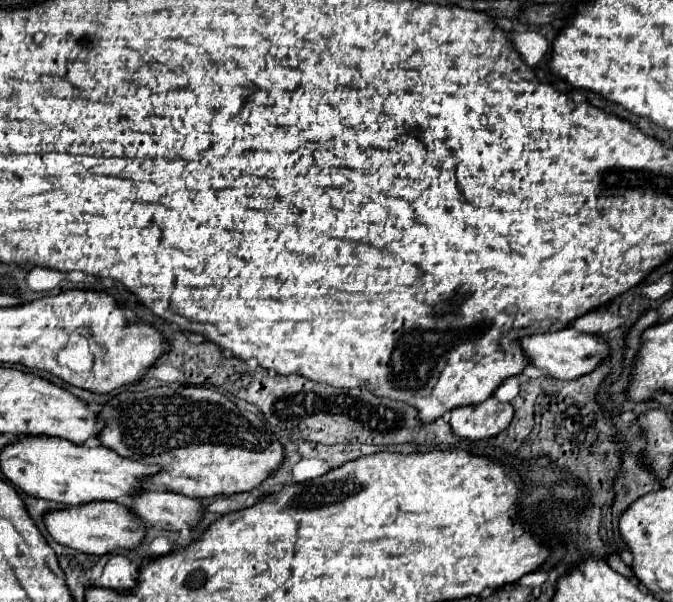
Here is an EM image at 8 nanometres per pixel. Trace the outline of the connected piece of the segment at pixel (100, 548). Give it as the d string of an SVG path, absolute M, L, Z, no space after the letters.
M96 501L96 503L82 503L80 507L66 507L58 511L48 511L44 515L44 525L54 541L60 545L72 547L80 553L90 555L104 555L112 553L114 549L132 549L144 539L144 525L128 511L126 505L118 501Z

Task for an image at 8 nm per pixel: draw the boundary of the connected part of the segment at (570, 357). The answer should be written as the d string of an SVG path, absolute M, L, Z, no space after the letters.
M572 327L554 331L554 333L544 333L544 335L528 335L528 337L522 337L518 343L526 359L530 361L530 365L544 369L554 379L576 379L580 375L586 375L598 365L598 361L608 357L608 345L600 337L578 333Z

